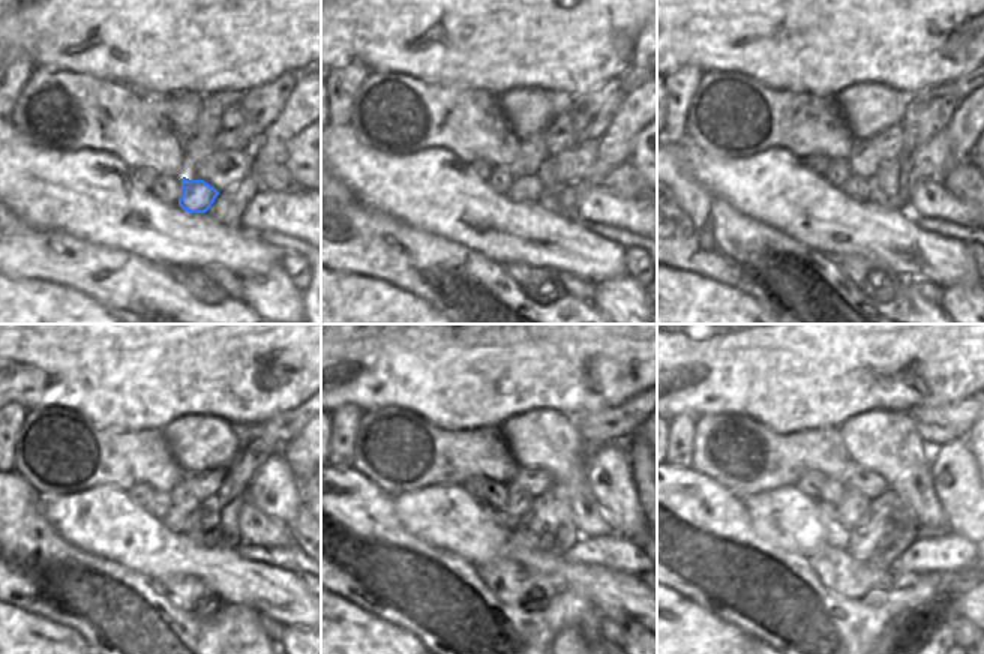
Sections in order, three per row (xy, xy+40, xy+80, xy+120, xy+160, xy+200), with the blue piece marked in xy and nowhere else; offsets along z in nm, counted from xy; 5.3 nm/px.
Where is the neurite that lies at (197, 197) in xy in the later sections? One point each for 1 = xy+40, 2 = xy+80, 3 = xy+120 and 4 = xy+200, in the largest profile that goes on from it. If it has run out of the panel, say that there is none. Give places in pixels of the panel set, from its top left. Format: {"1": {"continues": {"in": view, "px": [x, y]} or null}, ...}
{"1": {"continues": {"in": "xy+40", "px": [524, 189]}}, "2": {"continues": {"in": "xy+80", "px": [857, 188]}}, "3": {"continues": {"in": "xy+120", "px": [174, 521]}}, "4": {"continues": {"in": "xy+200", "px": [837, 536]}}}

